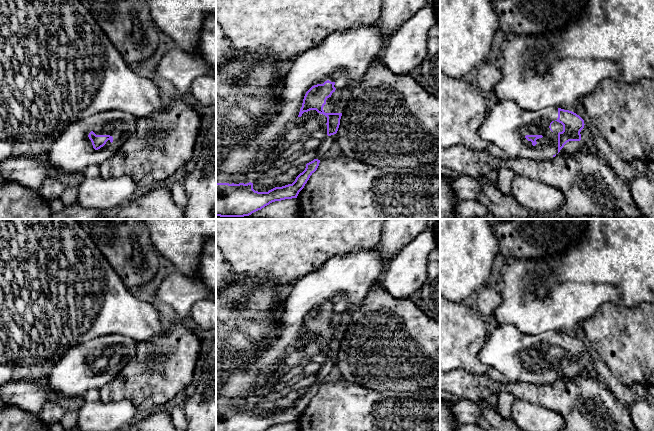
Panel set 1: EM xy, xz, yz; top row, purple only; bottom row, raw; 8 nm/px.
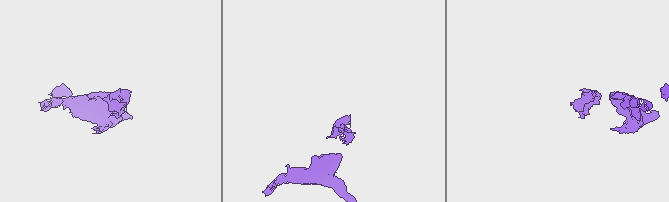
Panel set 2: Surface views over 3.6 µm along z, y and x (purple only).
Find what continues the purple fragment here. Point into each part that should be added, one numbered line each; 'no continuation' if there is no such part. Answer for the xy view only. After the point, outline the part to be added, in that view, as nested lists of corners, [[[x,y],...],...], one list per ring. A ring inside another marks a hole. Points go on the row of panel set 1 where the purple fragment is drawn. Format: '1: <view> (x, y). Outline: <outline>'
1: xy (72, 152). Outline: [[[117,110],[105,111],[93,114],[85,119],[71,123],[63,133],[55,140],[47,143],[45,149],[48,157],[48,164],[57,170],[58,175],[84,173],[85,169],[90,165],[100,165],[107,158],[115,154],[118,149],[134,134],[136,128],[137,118],[130,113],[121,112]],[[93,131],[96,135],[110,135],[113,137],[113,142],[110,140],[98,150],[93,148],[92,142],[89,139],[89,133]]]

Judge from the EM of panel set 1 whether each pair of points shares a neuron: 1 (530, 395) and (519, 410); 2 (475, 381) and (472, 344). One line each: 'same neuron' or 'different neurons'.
1: different neurons
2: different neurons

